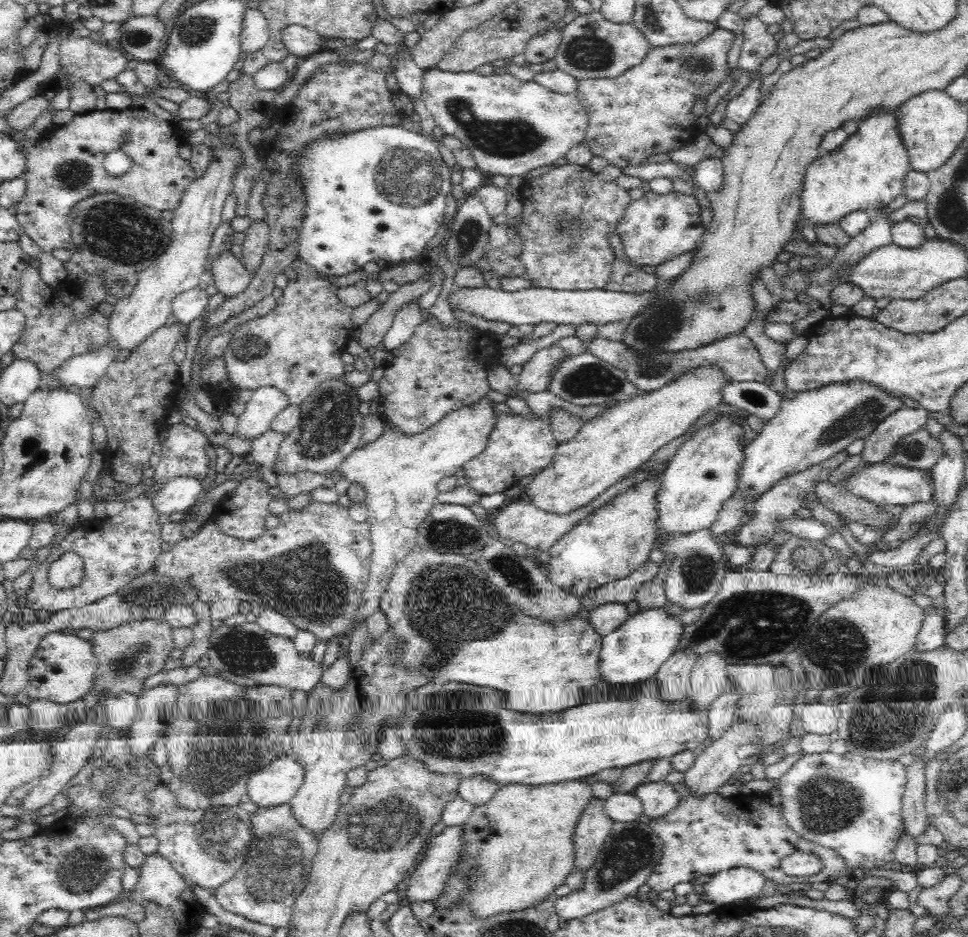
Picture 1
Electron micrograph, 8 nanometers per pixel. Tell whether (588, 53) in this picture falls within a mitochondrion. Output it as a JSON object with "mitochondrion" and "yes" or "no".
{"mitochondrion":"yes"}

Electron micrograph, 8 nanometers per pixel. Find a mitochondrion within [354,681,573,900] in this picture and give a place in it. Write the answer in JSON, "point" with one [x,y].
{"point":[498,733]}

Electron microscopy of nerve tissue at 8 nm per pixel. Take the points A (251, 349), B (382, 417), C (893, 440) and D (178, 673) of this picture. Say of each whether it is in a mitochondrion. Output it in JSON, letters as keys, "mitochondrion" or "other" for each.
{"A":"mitochondrion","B":"other","C":"mitochondrion","D":"other"}

